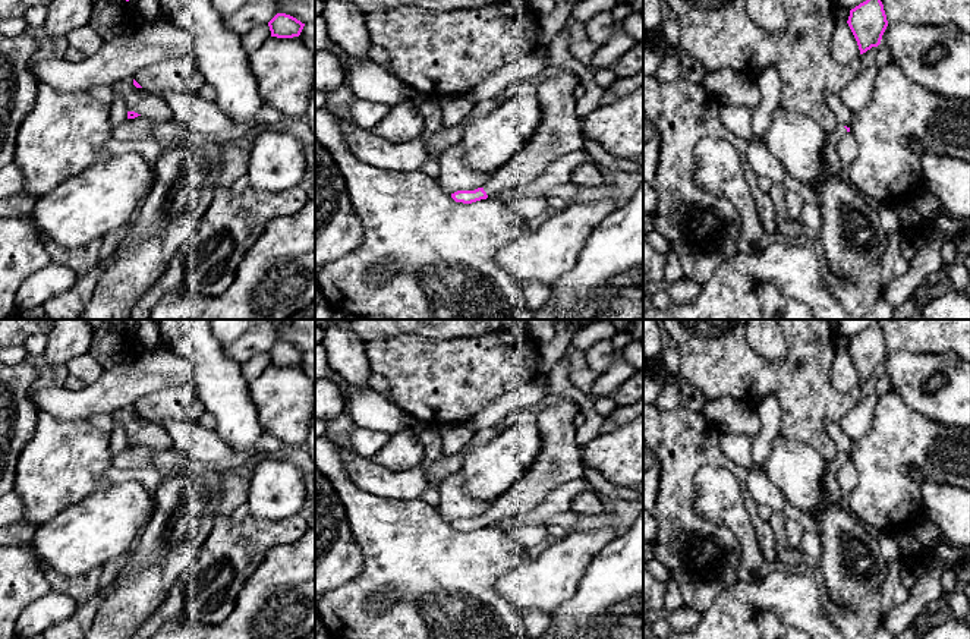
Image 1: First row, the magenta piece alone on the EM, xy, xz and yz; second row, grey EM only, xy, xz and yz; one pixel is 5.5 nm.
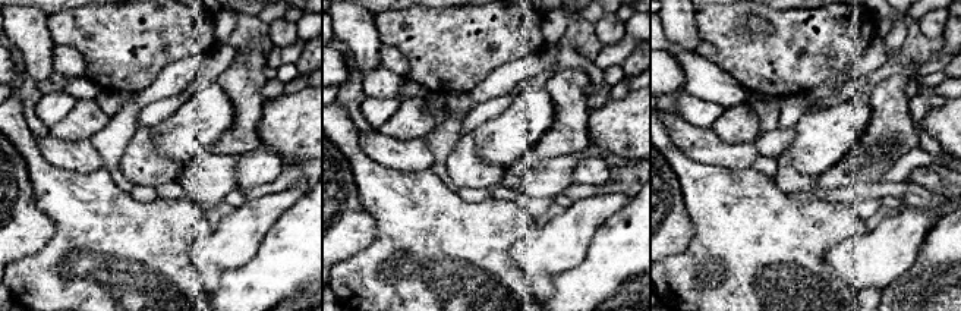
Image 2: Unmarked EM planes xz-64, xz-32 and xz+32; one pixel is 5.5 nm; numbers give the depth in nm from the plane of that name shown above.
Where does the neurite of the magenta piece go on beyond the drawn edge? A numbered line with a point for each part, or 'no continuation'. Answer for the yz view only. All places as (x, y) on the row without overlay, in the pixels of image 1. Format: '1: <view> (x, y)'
1: yz (852, 563)

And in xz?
1: xz (560, 460)

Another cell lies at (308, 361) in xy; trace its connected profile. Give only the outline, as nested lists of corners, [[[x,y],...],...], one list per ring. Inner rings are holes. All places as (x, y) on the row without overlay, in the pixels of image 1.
[[[305,352],[299,366],[312,380],[315,387],[315,352]]]

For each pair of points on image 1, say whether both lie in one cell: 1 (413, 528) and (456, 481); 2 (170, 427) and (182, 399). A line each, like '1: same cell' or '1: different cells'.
1: different cells
2: different cells

